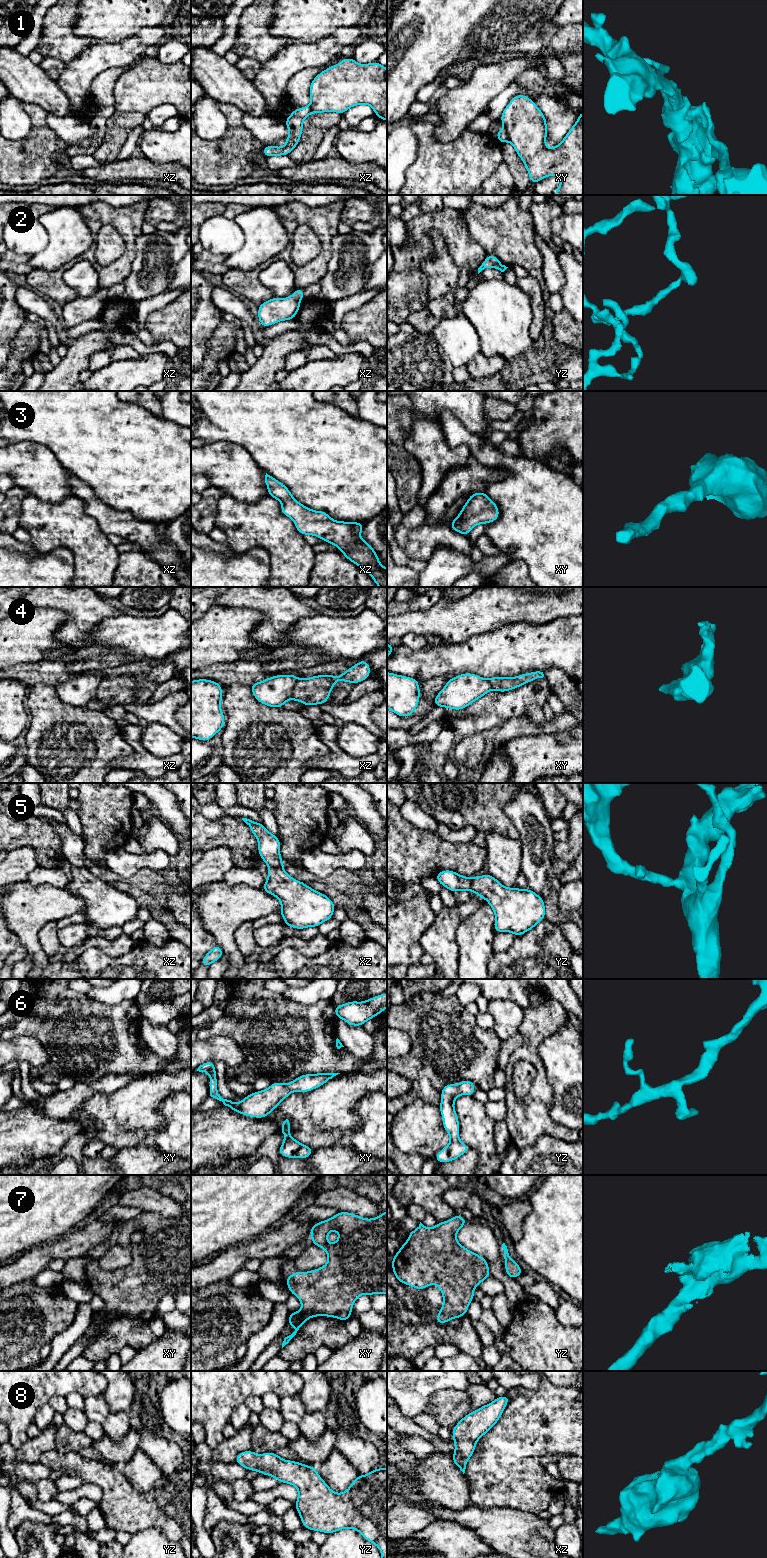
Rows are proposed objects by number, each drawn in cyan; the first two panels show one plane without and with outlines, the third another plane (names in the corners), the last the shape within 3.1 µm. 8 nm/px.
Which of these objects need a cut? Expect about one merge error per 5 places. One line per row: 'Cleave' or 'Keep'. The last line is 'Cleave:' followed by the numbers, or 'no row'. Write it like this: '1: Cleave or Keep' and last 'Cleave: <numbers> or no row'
1: Cleave
2: Keep
3: Keep
4: Cleave
5: Keep
6: Keep
7: Keep
8: Keep
Cleave: 1, 4

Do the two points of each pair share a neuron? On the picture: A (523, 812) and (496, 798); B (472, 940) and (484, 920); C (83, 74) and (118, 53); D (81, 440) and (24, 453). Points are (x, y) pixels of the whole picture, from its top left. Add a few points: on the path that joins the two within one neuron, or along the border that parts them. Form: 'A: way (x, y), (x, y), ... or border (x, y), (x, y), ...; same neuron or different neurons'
A: border (518, 793), (505, 808), (505, 815), (514, 826); different neurons
B: way (474, 935), (480, 925); same neuron
C: way (92, 65), (100, 57), (109, 55); same neuron
D: border (24, 442), (35, 442), (46, 446), (62, 466); different neurons

